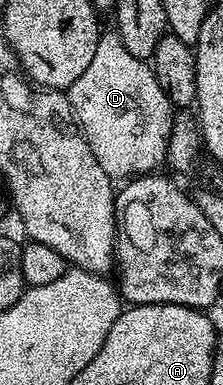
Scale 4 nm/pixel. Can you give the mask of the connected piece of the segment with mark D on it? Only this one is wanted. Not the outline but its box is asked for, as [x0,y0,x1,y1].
[66,30,176,178]

